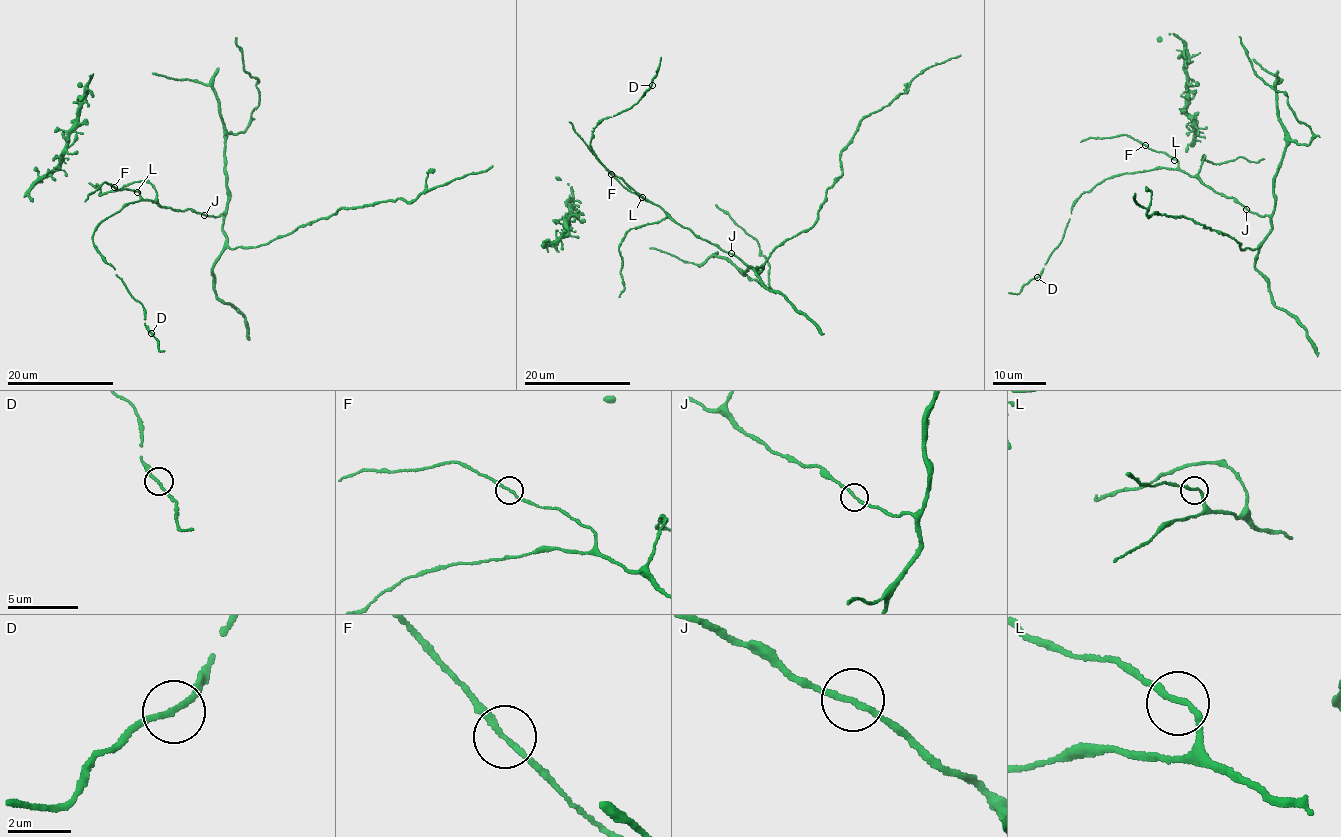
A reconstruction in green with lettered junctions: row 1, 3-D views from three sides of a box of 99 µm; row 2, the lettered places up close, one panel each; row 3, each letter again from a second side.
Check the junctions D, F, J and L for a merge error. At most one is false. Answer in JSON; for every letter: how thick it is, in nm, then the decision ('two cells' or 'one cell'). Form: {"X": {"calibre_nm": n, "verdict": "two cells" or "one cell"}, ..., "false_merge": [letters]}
{"D": {"calibre_nm": 170, "verdict": "one cell"}, "F": {"calibre_nm": 180, "verdict": "one cell"}, "J": {"calibre_nm": 180, "verdict": "one cell"}, "L": {"calibre_nm": 170, "verdict": "one cell"}, "false_merge": []}

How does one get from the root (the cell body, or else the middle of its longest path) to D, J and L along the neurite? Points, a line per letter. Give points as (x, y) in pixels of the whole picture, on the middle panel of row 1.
D: (748, 266), (678, 225), (596, 156), (590, 144), (592, 130), (635, 103), (652, 85)
J: (748, 266), (731, 253)
L: (748, 266), (735, 256), (698, 238), (657, 205), (642, 197)

